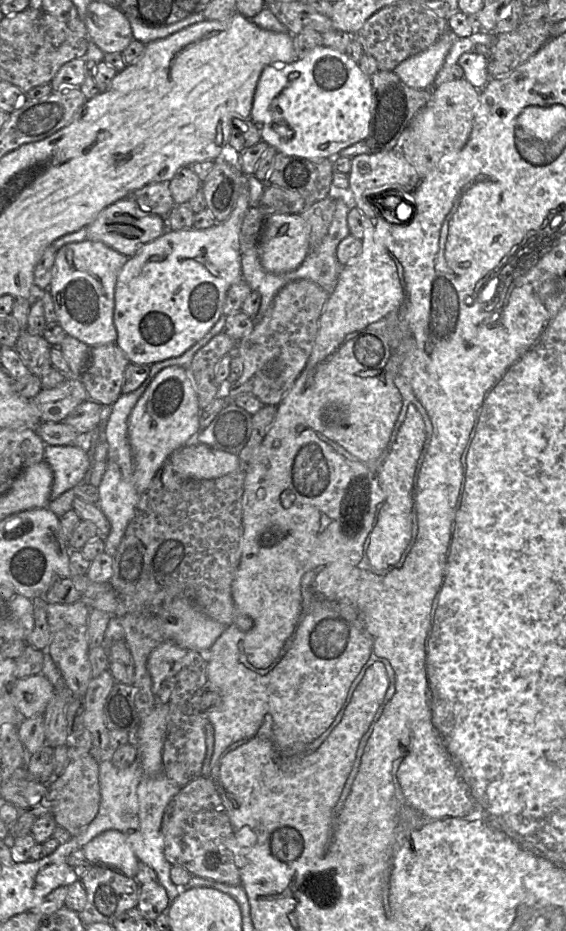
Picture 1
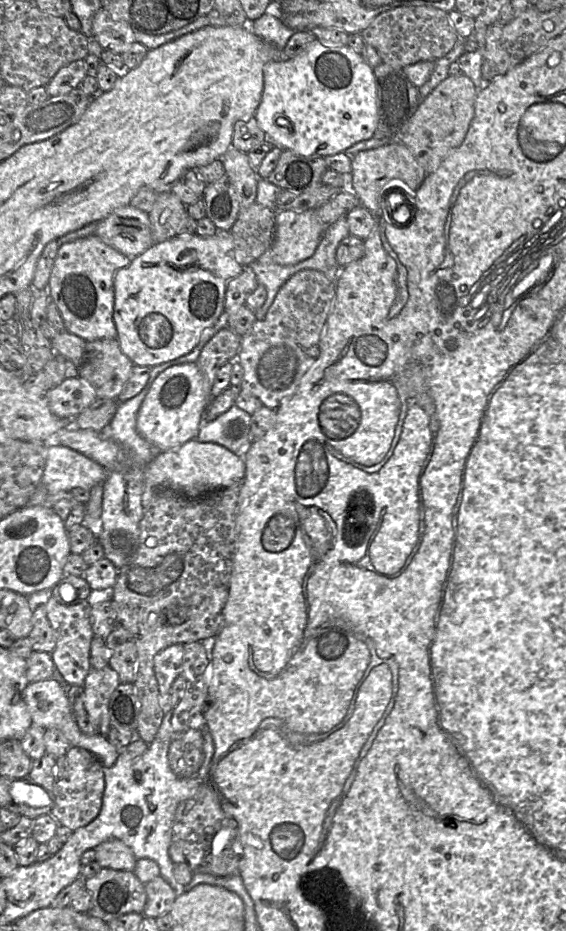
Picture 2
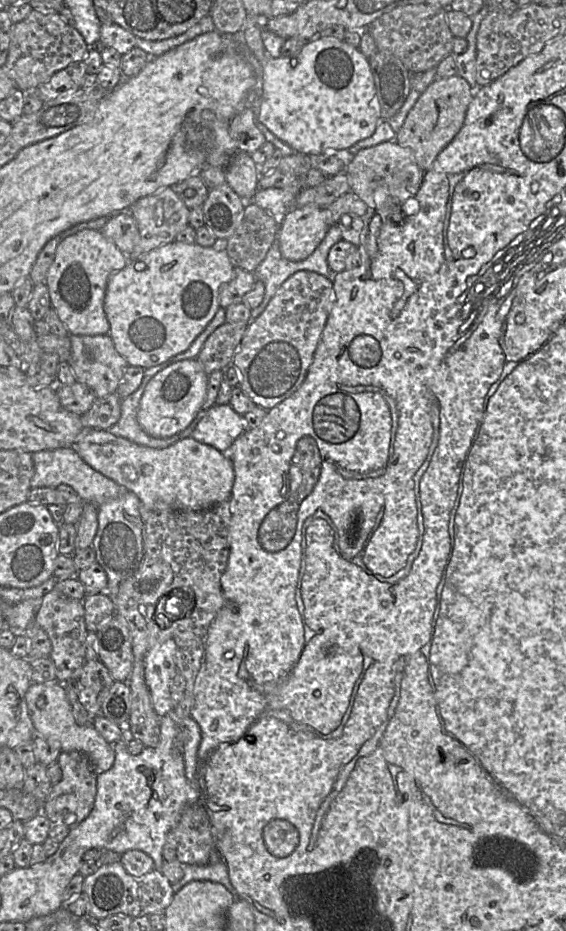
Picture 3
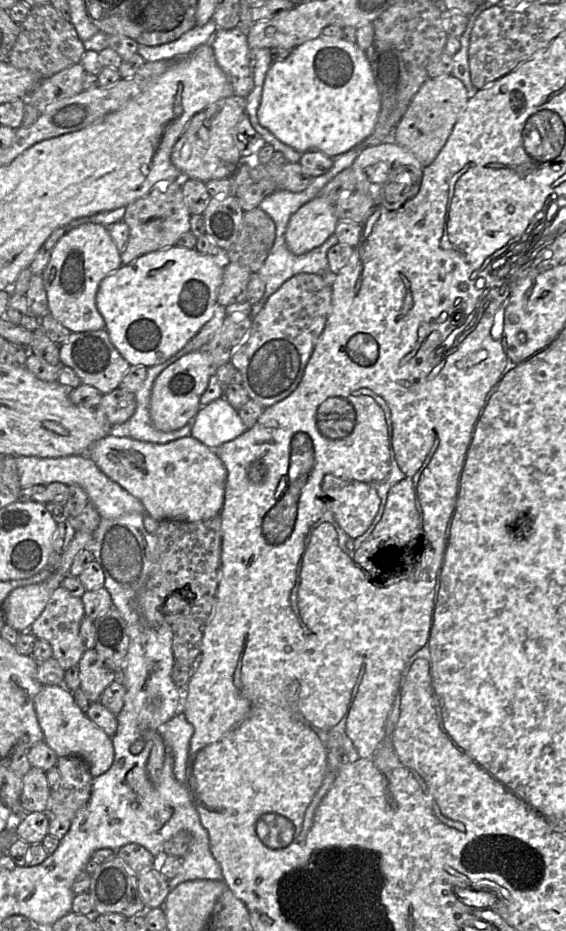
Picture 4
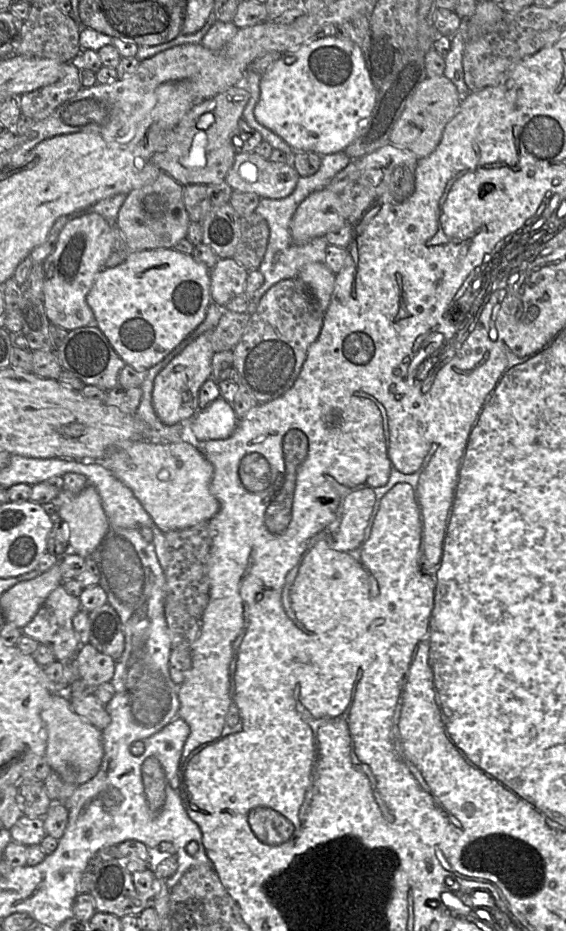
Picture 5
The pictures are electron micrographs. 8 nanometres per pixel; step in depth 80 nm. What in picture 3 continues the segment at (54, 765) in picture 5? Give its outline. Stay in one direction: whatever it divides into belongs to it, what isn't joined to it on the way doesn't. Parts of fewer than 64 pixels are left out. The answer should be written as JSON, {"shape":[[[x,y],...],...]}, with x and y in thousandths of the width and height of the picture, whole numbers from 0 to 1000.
{"shape":[[[102,730],[57,734],[46,743],[46,754],[65,789],[110,808],[140,807],[152,810],[171,831],[191,828],[201,821],[203,807],[164,779],[143,780],[133,774],[115,740]]]}

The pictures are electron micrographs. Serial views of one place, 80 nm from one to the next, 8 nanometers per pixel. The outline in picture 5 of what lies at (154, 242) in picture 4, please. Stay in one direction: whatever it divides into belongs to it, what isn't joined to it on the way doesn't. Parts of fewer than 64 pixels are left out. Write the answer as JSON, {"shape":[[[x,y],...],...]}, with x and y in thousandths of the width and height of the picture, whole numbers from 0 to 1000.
{"shape":[[[284,185],[272,195],[224,208],[203,236],[205,243],[217,249],[223,269],[200,270],[186,287],[214,284],[230,271],[306,266],[316,258],[330,255],[336,238],[323,216],[323,199]]]}

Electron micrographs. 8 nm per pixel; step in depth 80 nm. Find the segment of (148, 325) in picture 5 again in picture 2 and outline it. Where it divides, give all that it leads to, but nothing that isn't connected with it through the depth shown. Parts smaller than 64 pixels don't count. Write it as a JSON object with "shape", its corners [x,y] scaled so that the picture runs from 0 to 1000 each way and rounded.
{"shape":[[[405,248],[357,255],[313,252],[269,262],[251,273],[231,277],[226,286],[201,295],[200,345],[214,377],[237,392],[270,395],[332,380],[350,369],[357,357],[380,348],[396,335],[401,303],[429,290],[413,277],[413,261]]]}

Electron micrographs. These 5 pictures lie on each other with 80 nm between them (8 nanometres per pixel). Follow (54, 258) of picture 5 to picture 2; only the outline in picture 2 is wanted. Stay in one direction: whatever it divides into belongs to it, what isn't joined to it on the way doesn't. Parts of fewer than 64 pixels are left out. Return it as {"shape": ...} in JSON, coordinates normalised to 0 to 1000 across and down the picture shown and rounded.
{"shape":[[[168,251],[117,260],[104,265],[88,294],[85,316],[106,334],[120,357],[152,367],[207,363],[200,345],[201,295],[207,290],[226,286],[230,280],[230,276],[187,262]]]}

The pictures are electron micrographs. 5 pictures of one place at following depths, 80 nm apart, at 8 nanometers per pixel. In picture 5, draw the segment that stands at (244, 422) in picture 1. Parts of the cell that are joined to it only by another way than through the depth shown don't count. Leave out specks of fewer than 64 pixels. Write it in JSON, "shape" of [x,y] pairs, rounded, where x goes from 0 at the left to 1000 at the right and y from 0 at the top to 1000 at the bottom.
{"shape":[[[387,426],[366,437],[352,439],[336,453],[334,467],[343,474],[399,472],[410,467],[420,452],[422,450],[417,448],[410,434]]]}

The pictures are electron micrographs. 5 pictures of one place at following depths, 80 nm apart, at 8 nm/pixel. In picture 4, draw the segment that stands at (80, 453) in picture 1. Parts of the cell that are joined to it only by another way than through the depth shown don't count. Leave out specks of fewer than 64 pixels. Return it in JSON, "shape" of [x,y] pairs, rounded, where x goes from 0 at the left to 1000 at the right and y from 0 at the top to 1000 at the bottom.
{"shape":[[[154,489],[71,492],[62,490],[27,491],[37,523],[85,521],[108,518],[138,521],[152,528],[157,539],[173,548],[180,556],[203,557],[226,551],[258,552],[253,541],[208,519],[189,512]]]}

